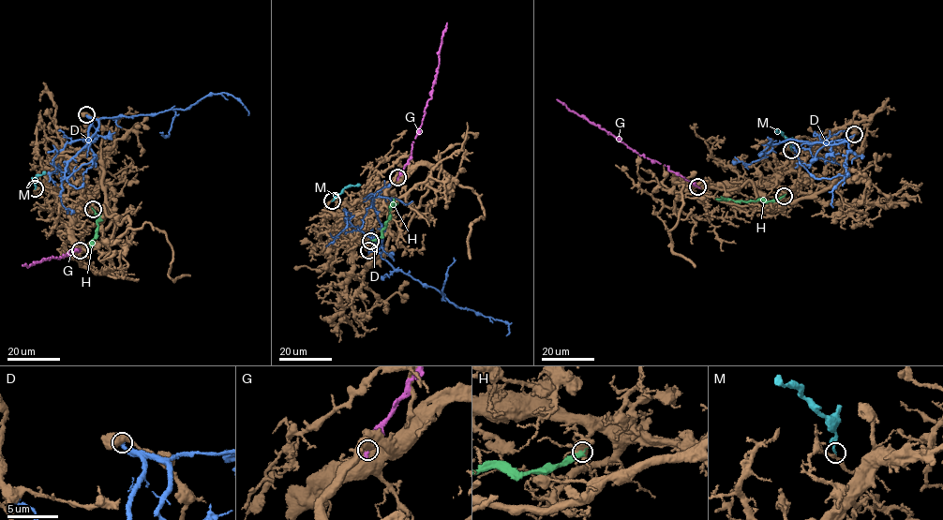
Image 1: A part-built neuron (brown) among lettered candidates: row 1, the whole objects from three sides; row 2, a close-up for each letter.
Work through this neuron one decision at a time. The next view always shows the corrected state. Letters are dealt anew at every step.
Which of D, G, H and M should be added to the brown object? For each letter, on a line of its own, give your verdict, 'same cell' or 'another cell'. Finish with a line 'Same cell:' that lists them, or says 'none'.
D: another cell
G: another cell
H: another cell
M: another cell
Same cell: none

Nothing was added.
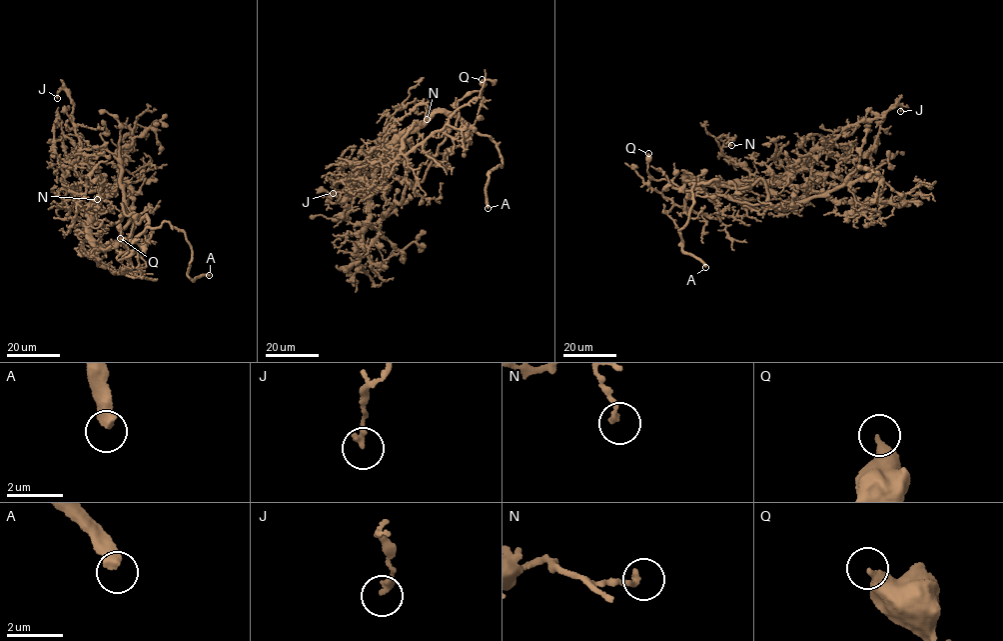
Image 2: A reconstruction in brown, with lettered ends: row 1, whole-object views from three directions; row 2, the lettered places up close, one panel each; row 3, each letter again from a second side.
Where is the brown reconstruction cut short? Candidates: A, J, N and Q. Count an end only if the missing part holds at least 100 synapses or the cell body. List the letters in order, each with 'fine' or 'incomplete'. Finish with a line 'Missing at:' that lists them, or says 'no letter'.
A: incomplete
J: fine
N: fine
Q: fine
Missing at: A

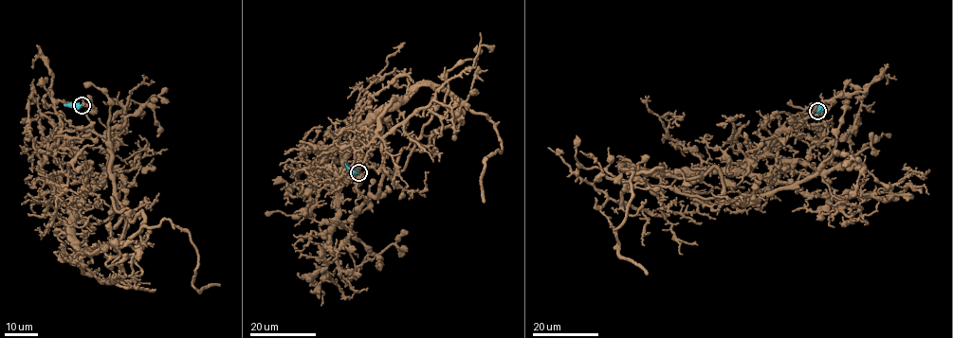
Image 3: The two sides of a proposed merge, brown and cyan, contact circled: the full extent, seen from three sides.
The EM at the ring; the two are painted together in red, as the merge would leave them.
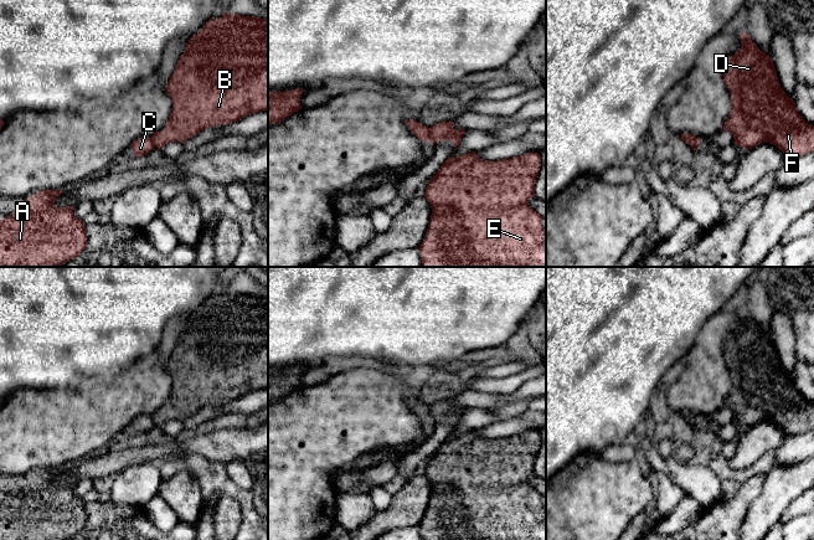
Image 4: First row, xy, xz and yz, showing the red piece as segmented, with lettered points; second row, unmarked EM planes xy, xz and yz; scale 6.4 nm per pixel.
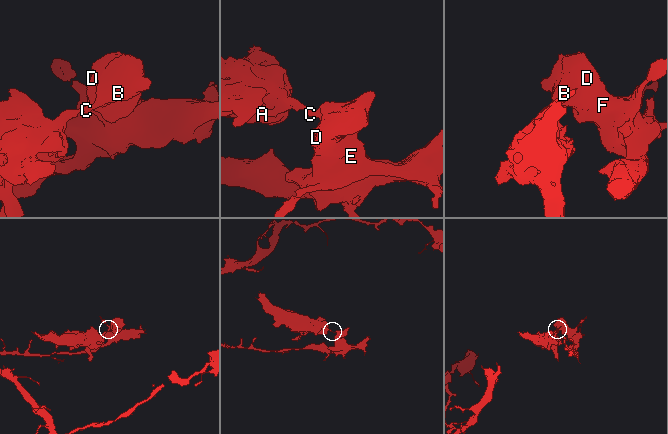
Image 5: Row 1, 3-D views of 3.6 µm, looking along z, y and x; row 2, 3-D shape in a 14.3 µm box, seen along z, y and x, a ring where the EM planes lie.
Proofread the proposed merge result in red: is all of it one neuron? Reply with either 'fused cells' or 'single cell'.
fused cells

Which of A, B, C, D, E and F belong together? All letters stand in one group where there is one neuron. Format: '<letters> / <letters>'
A C / B D E F

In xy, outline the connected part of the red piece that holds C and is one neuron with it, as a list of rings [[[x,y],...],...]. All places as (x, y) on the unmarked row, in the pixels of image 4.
[[[141,415],[134,418],[130,425],[134,426],[134,434],[144,434],[146,433],[155,423],[151,416]]]

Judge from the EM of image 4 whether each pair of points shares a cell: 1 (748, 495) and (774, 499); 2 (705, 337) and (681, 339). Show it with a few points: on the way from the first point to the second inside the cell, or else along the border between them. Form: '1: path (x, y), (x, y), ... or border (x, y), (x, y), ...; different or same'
1: border (767, 476), (763, 488), (748, 508), (743, 523); different
2: border (712, 314), (699, 332), (686, 356); different

